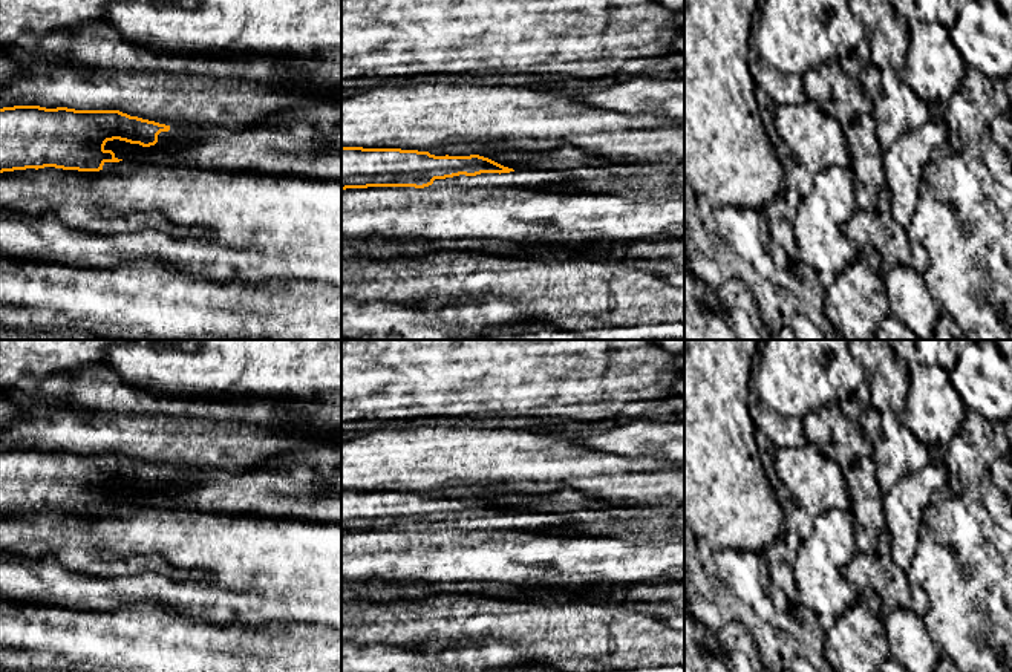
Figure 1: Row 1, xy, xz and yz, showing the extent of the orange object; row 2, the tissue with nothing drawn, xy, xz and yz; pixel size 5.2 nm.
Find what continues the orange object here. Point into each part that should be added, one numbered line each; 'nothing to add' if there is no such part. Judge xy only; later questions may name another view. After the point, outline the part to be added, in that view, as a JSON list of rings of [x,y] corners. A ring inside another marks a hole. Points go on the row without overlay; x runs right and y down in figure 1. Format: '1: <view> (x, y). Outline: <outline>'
1: xy (176, 476). Outline: [[[170,470],[168,475],[161,475],[158,478],[158,485],[165,485],[165,484],[176,484],[178,487],[184,487],[185,484],[196,484],[199,481],[199,476],[190,471],[184,470]]]

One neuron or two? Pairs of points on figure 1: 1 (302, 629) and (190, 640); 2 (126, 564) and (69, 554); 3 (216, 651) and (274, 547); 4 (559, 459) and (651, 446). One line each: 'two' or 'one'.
1: one
2: one
3: two
4: two

